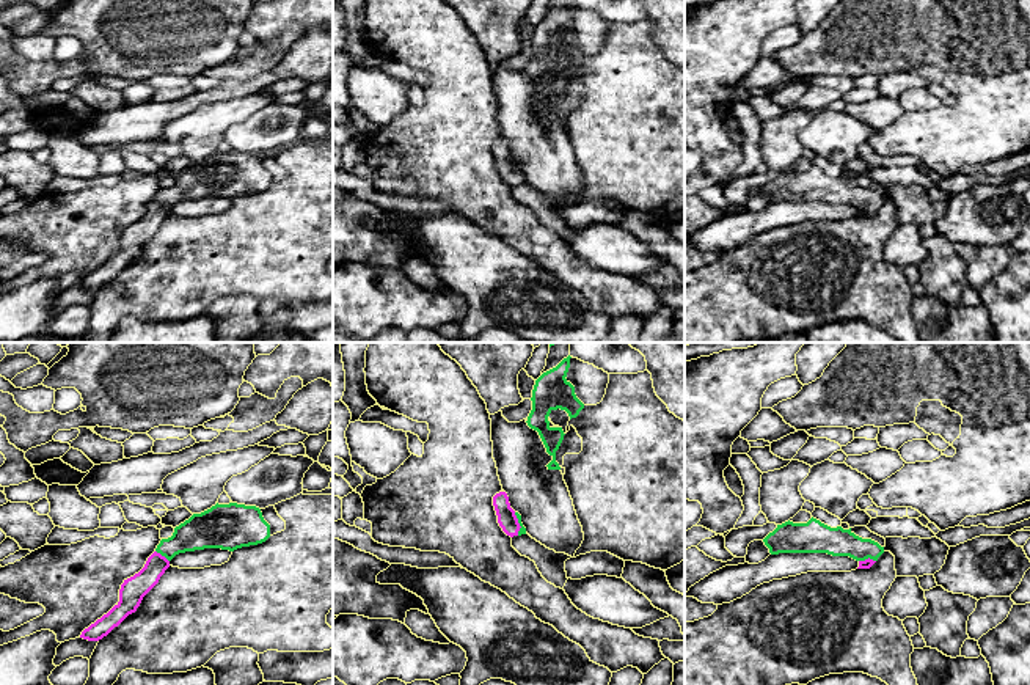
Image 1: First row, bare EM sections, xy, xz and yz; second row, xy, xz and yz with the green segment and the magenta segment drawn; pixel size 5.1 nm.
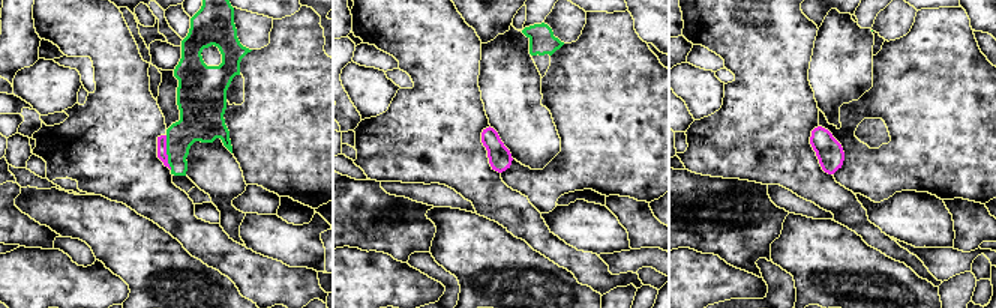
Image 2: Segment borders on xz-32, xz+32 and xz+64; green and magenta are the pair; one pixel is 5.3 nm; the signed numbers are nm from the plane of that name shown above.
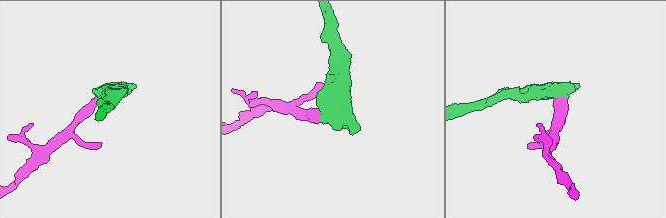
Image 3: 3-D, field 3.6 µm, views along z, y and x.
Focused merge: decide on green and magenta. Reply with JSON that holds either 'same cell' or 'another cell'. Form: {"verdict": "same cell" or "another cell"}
{"verdict": "same cell"}

